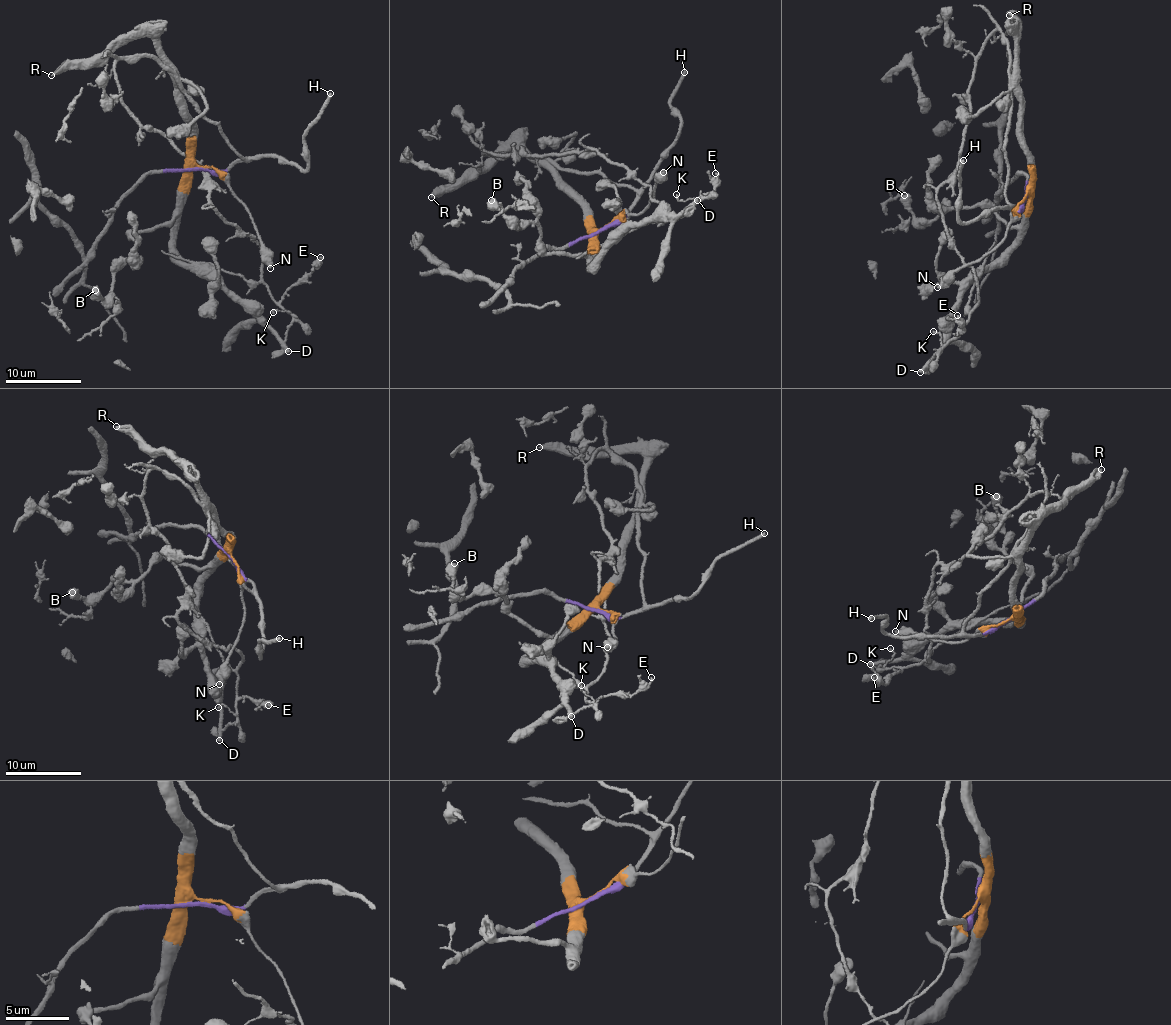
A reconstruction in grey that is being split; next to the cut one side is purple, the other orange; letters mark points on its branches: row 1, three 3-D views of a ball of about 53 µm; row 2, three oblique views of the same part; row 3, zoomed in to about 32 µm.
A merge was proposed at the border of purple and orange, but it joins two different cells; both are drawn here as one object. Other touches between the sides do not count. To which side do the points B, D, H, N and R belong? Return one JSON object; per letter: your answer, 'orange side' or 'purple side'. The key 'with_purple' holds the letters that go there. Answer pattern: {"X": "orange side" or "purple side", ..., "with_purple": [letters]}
{"B": "orange side", "D": "orange side", "H": "purple side", "N": "orange side", "R": "orange side", "with_purple": ["H"]}

